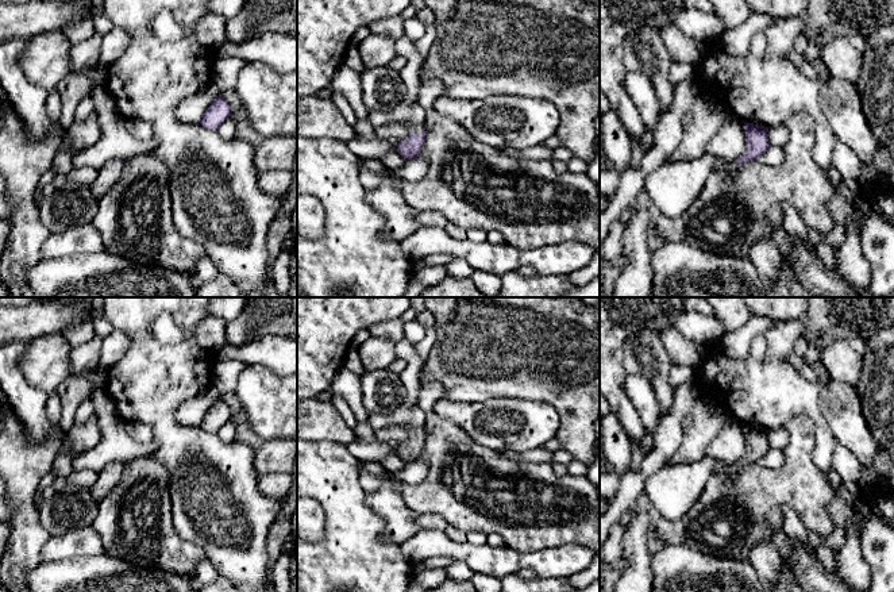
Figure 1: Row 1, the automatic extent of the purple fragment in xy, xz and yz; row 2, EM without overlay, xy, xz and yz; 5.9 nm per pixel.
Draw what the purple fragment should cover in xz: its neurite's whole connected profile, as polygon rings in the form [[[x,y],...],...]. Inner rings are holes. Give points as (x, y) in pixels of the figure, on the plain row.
[[[400,405],[390,414],[369,414],[369,424],[377,431],[384,426],[401,426],[411,434],[406,443],[401,443],[397,449],[397,454],[406,462],[417,464],[423,451],[425,434],[425,414],[419,405]]]

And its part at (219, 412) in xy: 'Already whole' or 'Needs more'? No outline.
Already whole

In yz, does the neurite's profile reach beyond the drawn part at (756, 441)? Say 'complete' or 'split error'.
split error

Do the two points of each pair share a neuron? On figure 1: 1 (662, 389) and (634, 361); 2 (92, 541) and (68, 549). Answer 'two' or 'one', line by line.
1: one
2: one

